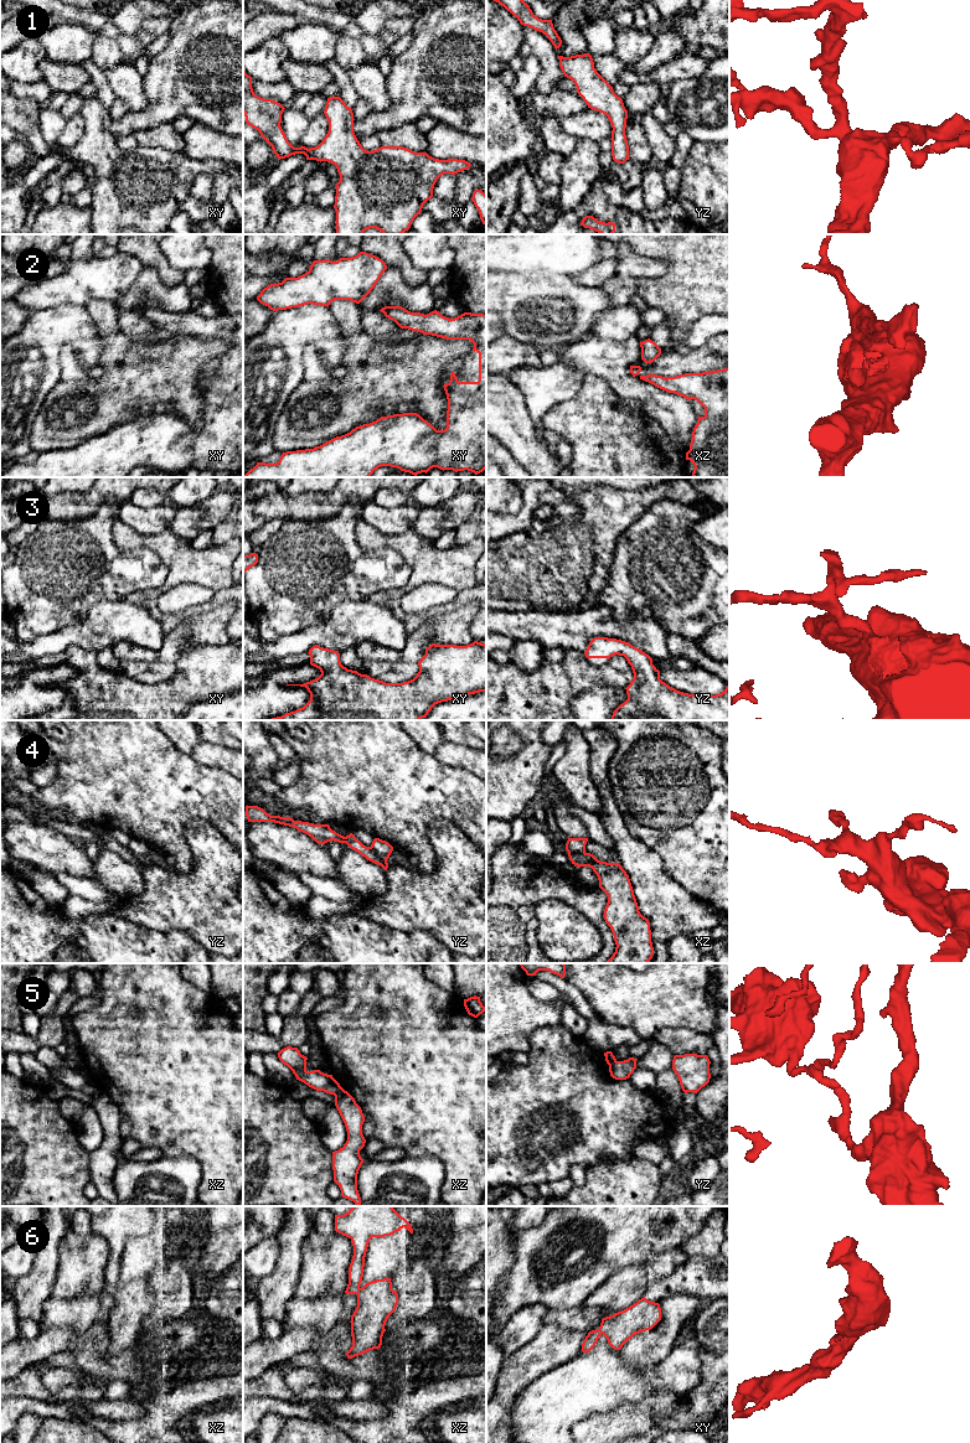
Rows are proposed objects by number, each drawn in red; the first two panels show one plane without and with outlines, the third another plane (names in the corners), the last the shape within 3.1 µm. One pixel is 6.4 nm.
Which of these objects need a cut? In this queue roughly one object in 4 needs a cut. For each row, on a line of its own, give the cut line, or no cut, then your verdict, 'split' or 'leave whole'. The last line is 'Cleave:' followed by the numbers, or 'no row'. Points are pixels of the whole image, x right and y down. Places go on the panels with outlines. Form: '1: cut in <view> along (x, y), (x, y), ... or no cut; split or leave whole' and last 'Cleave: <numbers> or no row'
1: no cut; leave whole
2: no cut; leave whole
3: no cut; leave whole
4: cut in yz along (370, 847), (380, 858), (386, 860); split
5: cut in xz along (342, 1089), (334, 1095); split
6: no cut; leave whole
Cleave: 4, 5

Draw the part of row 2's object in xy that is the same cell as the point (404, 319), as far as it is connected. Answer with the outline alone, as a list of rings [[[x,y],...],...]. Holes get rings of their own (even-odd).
[[[385,306],[380,311],[401,329],[474,343],[473,351],[479,353],[479,381],[459,382],[452,372],[450,381],[443,386],[448,399],[447,428],[437,430],[417,413],[381,417],[314,449],[283,452],[275,464],[257,462],[243,477],[371,477],[381,466],[397,467],[414,476],[433,467],[455,472],[468,470],[475,475],[486,469],[486,315],[464,312],[449,319],[437,310],[424,315],[402,306]]]

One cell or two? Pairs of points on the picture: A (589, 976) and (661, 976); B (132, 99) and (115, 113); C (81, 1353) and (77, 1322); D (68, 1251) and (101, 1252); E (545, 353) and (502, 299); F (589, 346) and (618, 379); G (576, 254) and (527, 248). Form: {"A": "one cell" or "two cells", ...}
{"A": "one cell", "B": "two cells", "C": "one cell", "D": "one cell", "E": "two cells", "F": "one cell", "G": "one cell"}

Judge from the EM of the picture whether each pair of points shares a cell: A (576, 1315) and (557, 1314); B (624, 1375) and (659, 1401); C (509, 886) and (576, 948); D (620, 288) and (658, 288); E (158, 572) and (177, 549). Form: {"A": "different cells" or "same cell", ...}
{"A": "same cell", "B": "same cell", "C": "different cells", "D": "different cells", "E": "different cells"}

